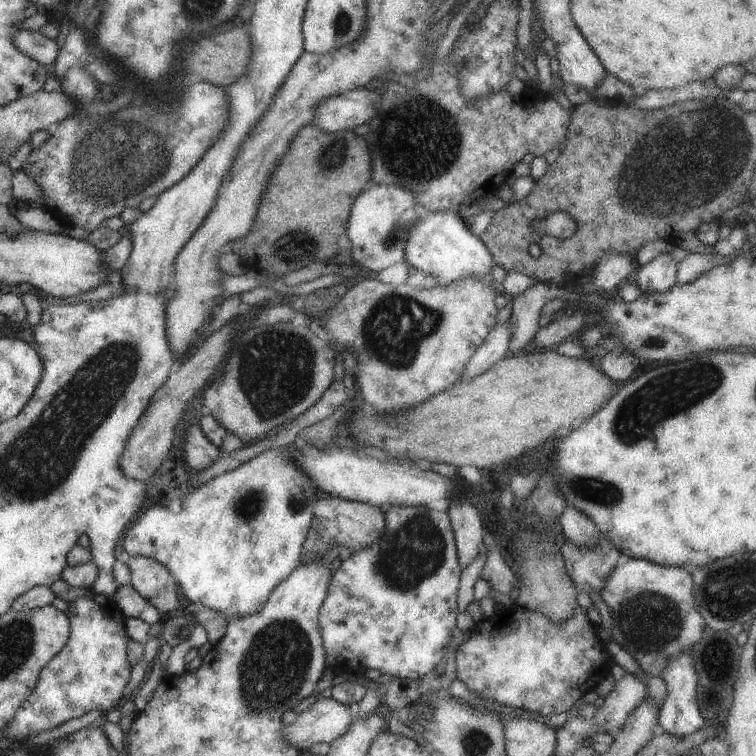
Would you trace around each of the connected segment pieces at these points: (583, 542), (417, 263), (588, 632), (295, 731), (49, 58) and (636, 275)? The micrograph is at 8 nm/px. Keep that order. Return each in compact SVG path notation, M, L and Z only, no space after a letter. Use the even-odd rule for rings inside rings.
M565 503L557 523L564 540L571 542L575 548L589 548L601 538L594 523L571 504Z
M432 210L428 211L427 216L420 213L420 217L415 220L415 224L411 224L411 230L407 232L403 260L425 276L432 276L435 286L447 286L455 280L463 280L463 276L490 281L489 272L494 263L483 242L468 231L463 218L454 210Z
M511 604L496 613L491 613L476 624L471 633L455 651L456 678L478 698L491 700L510 708L538 713L545 716L561 714L578 703L581 697L593 690L598 683L612 678L614 660L607 653L604 642L598 637L595 624L587 619L586 610L577 610L563 622L553 622L547 616L525 610L521 605Z
M319 698L307 710L297 713L291 724L283 723L283 742L297 750L308 750L317 743L333 742L351 726L349 706L333 698Z
M20 29L13 34L13 46L39 64L51 64L59 52L55 39L48 39L40 30Z
M663 252L649 260L647 264L639 265L632 273L631 280L637 284L641 294L665 292L675 282L677 263L671 254Z

